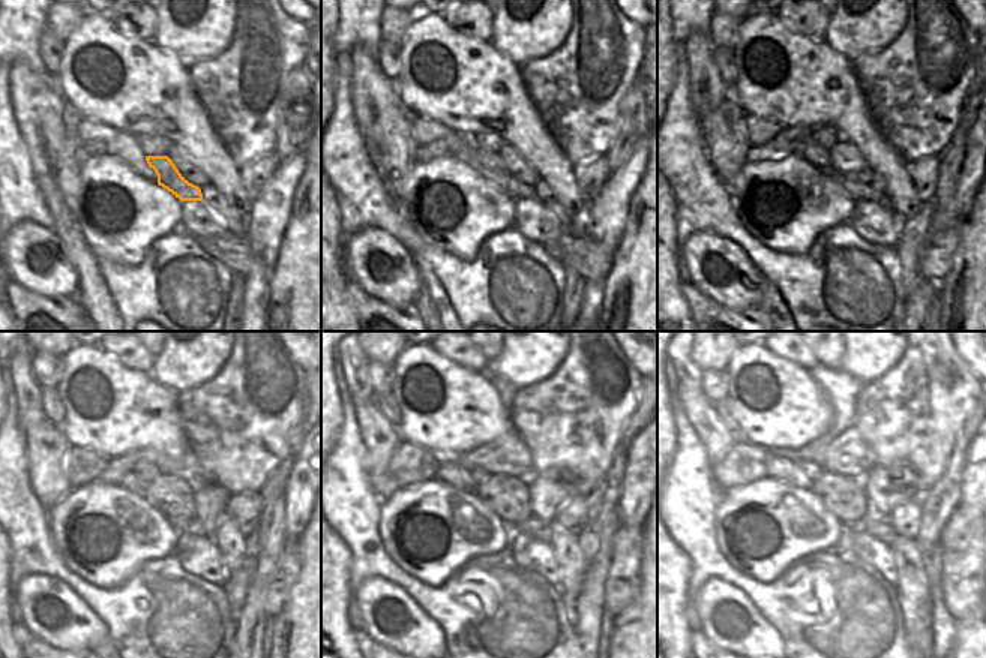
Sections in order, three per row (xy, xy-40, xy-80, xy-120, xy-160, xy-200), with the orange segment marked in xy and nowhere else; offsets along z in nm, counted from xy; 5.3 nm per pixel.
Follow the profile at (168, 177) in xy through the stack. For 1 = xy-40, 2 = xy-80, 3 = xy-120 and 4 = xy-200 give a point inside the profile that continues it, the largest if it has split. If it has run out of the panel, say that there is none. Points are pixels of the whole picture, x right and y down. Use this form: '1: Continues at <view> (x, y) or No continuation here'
1: Continues at xy-40 (491, 161)
2: Continues at xy-80 (820, 158)
3: Continues at xy-120 (129, 483)
4: Continues at xy-200 (782, 469).

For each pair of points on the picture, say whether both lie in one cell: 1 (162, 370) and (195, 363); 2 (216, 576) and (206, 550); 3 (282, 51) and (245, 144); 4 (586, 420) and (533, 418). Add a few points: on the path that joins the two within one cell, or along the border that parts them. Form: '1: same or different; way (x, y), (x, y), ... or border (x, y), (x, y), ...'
1: same; way (170, 367), (188, 363)
2: same; way (215, 570), (206, 561), (206, 556)
3: same; way (260, 74), (242, 93), (245, 122)
4: same; way (572, 420), (547, 418)

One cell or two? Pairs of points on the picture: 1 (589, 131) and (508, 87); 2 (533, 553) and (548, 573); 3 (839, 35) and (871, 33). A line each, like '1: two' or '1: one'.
1: two
2: one
3: one

